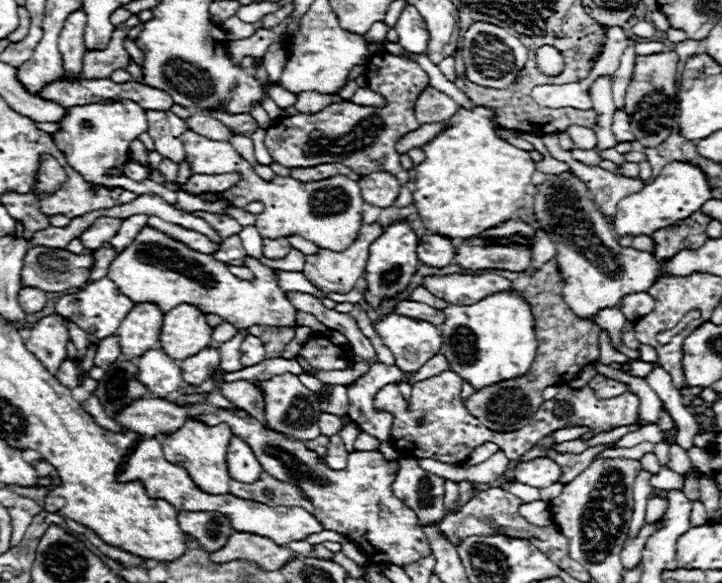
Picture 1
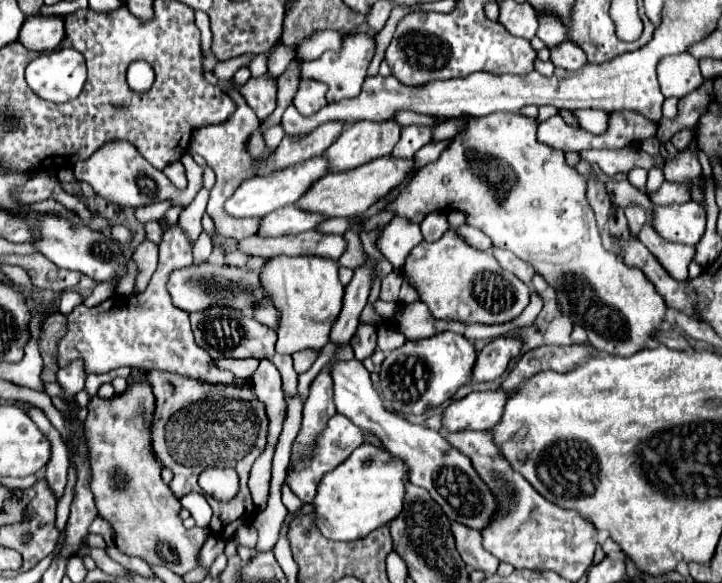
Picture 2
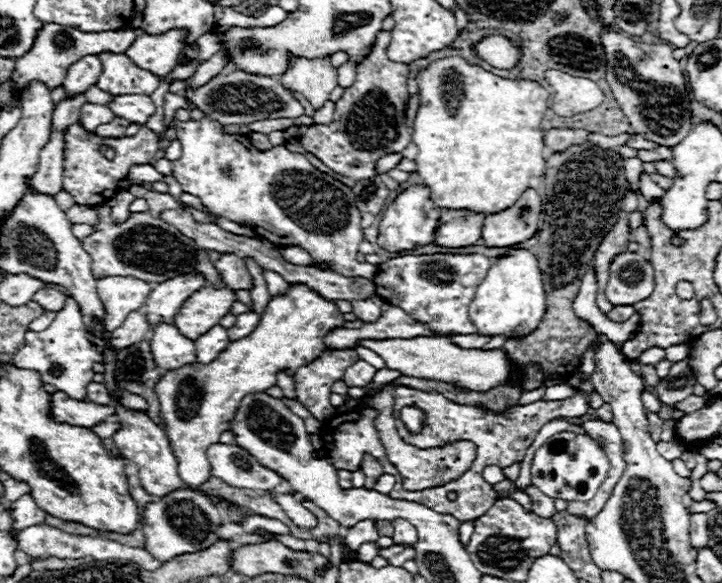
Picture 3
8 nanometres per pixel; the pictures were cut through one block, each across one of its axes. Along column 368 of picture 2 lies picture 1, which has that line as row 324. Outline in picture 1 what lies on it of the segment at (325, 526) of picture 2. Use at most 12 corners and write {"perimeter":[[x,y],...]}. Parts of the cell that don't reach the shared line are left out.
{"perimeter":[[520,292],[450,306],[440,354],[476,390],[536,356]]}

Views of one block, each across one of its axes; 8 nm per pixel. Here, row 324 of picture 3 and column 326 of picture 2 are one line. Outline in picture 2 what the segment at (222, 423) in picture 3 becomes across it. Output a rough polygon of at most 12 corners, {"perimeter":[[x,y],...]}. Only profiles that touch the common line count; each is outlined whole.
{"perimeter":[[272,256],[262,288],[280,354],[320,350],[342,308],[338,262]]}

